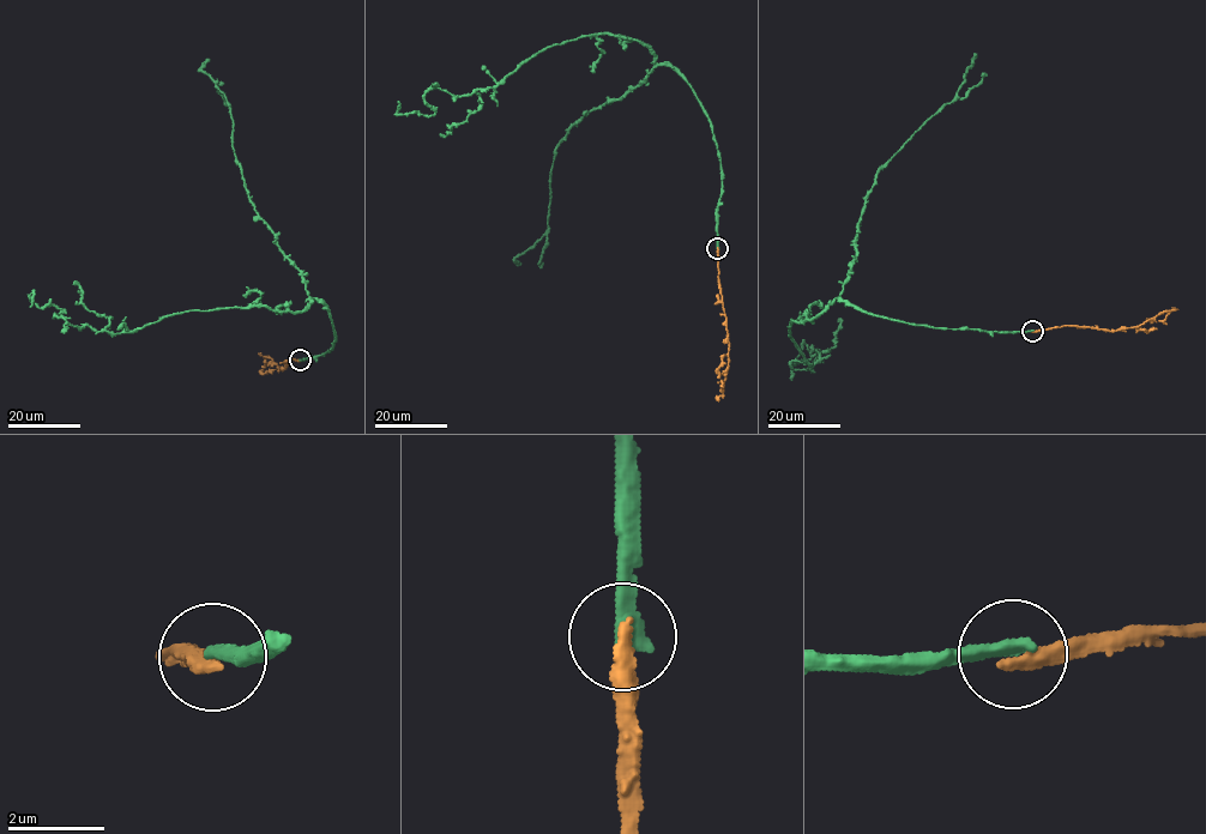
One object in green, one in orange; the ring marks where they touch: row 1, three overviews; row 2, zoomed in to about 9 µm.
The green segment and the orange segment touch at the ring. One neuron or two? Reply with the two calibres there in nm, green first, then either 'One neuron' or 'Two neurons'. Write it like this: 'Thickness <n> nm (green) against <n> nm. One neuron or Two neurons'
Thickness 400 nm (green) against 340 nm. Two neurons

